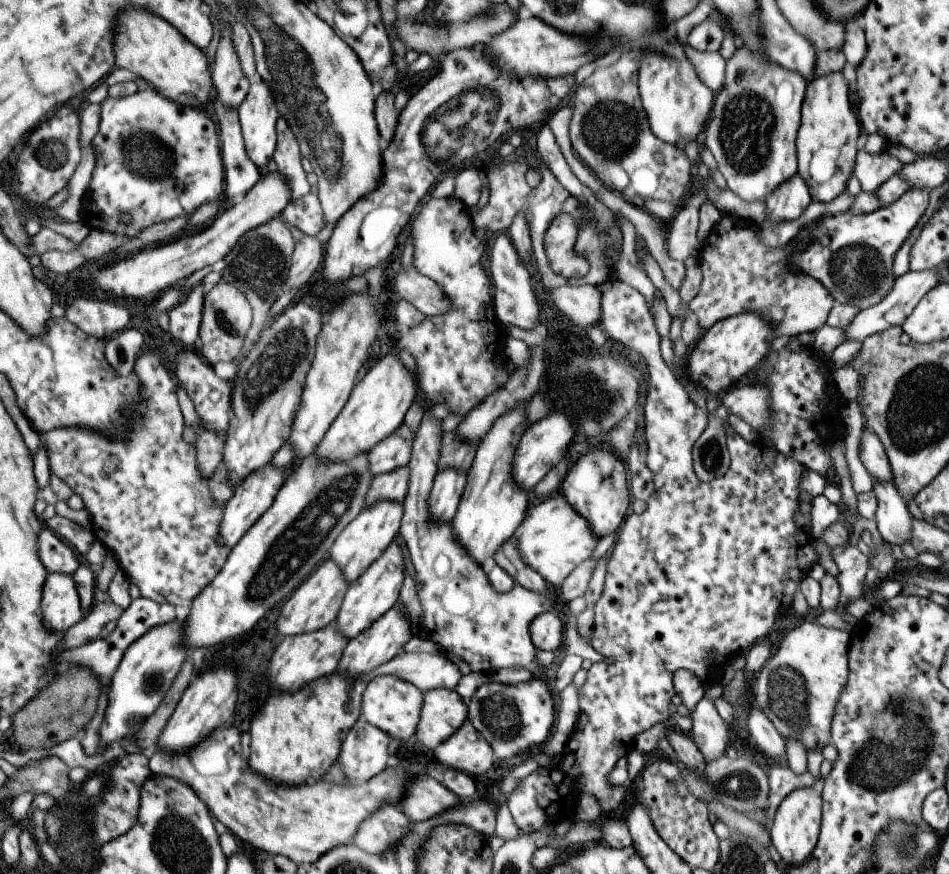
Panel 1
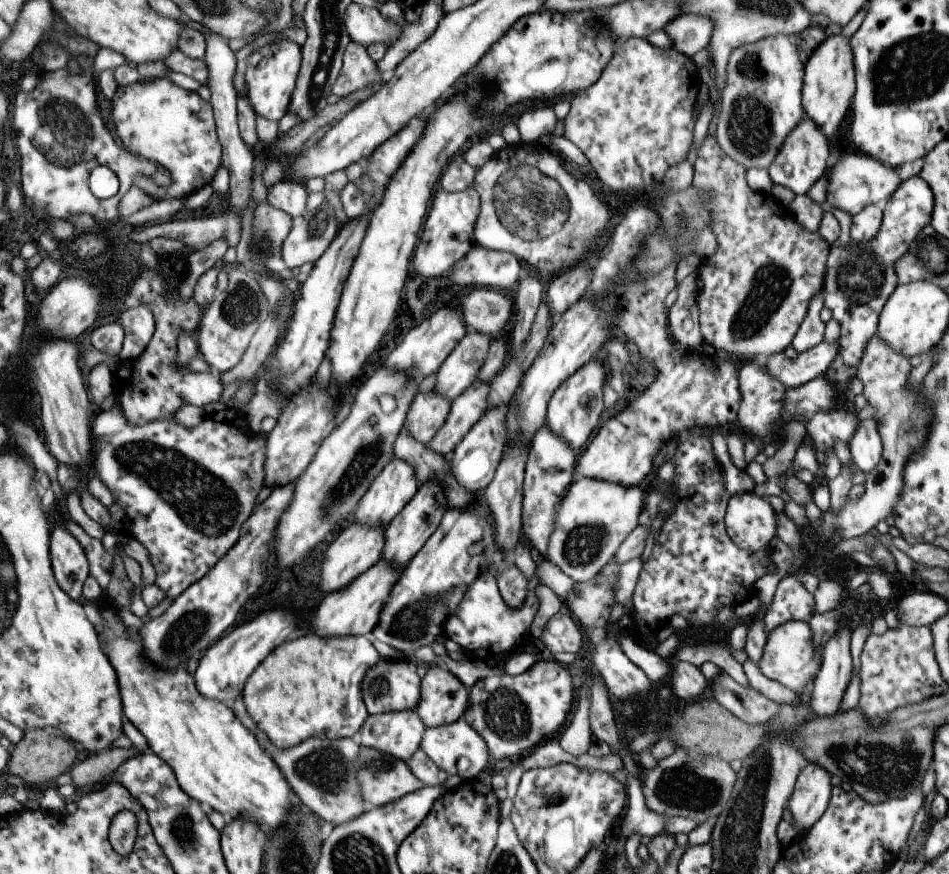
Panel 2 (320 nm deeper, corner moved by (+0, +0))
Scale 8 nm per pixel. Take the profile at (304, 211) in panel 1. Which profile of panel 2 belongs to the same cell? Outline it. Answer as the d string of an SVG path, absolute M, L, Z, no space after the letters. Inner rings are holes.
M287 178L276 182L268 188L268 202L278 209L288 212L295 222L299 222L307 211L307 194L305 182Z

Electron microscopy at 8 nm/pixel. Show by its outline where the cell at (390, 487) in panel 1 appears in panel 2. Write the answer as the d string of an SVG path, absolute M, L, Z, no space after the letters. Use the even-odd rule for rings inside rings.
M476 378L464 391L461 391L459 393L459 396L456 396L450 402L450 409L449 409L449 412L447 413L445 422L443 422L443 424L441 425L441 428L439 428L439 430L437 430L437 432L433 435L433 438L426 444L430 449L433 449L437 454L440 454L441 456L445 456L445 457L448 457L451 454L454 446L463 438L463 436L465 436L465 433L479 420L479 417L484 413L484 410L488 406L488 404L486 403L486 398L488 397L491 380L492 380L492 378L488 382L481 382L481 381L479 381L479 379Z

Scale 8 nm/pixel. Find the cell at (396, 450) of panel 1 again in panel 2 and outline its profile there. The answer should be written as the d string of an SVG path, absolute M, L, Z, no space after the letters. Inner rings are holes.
M433 389L429 392L421 393L417 392L415 400L409 405L407 412L407 421L405 422L405 429L409 431L409 434L420 443L426 445L433 435L441 428L443 422L445 422L447 413L450 409L450 400L447 397L441 396Z

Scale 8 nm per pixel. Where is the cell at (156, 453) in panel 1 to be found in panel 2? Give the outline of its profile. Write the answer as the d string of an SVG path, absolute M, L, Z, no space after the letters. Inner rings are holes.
M115 400L113 409L110 411L101 410L95 417L92 424L92 436L94 438L94 466L93 471L113 493L114 499L128 514L128 533L135 540L143 544L149 552L149 559L156 570L156 583L175 600L180 597L191 585L200 581L216 564L228 556L232 548L240 541L244 524L252 516L257 504L257 496L261 494L263 486L266 486L266 460L268 459L268 434L255 432L249 427L247 416L239 408L227 406L223 411L216 415L207 415L203 420L192 429L183 428L171 419L157 418L155 422L145 426L133 425L125 416L120 403Z

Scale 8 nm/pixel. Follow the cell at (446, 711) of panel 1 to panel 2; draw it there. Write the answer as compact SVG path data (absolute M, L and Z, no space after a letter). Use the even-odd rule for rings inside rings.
M431 664L422 678L420 704L415 709L426 727L448 725L462 716L468 690L453 674L441 664Z

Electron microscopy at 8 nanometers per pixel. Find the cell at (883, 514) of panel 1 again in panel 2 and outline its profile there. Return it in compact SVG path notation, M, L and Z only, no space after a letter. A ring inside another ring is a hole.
M873 417L858 422L847 445L855 468L865 473L875 468L882 453L882 442Z

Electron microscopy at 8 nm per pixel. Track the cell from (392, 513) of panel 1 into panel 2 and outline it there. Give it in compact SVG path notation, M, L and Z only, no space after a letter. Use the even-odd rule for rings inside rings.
M391 458L387 465L381 469L375 480L369 485L365 496L360 500L355 518L356 522L367 526L380 526L385 528L389 521L399 516L401 509L412 500L419 490L419 482L413 467L404 460Z

